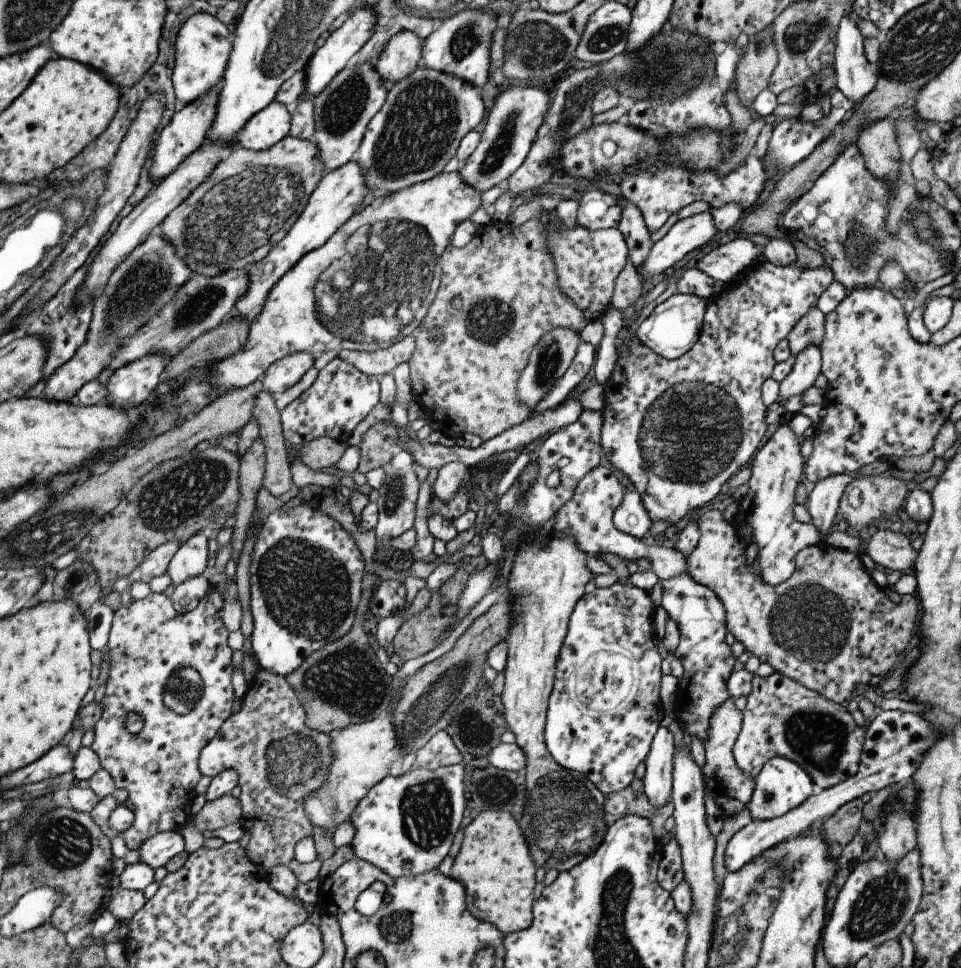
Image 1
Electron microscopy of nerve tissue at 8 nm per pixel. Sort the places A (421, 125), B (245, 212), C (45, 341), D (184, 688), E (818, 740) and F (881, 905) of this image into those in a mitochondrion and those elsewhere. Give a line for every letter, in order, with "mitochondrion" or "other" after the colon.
A: mitochondrion
B: mitochondrion
C: other
D: mitochondrion
E: mitochondrion
F: mitochondrion

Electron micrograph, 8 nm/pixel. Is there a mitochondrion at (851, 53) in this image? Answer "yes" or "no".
no

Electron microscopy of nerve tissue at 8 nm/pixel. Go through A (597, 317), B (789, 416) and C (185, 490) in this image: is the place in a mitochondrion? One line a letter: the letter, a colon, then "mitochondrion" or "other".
A: other
B: other
C: mitochondrion

